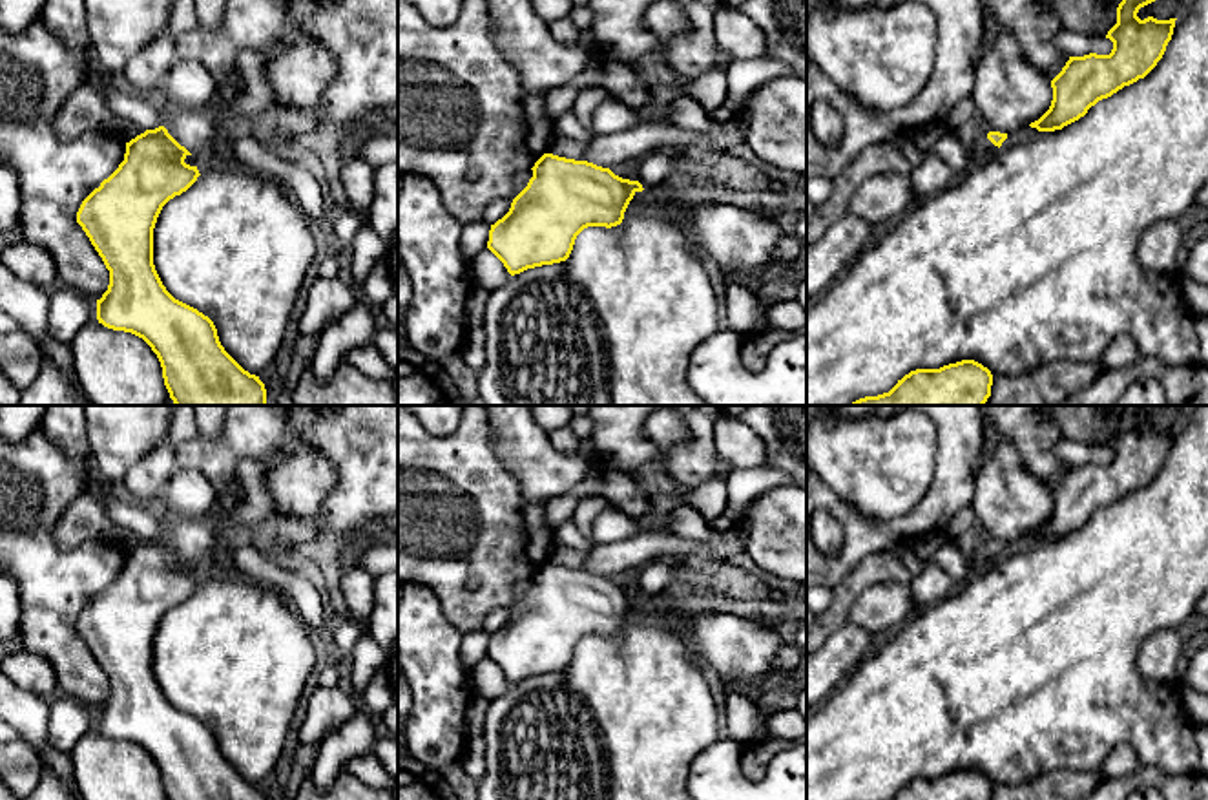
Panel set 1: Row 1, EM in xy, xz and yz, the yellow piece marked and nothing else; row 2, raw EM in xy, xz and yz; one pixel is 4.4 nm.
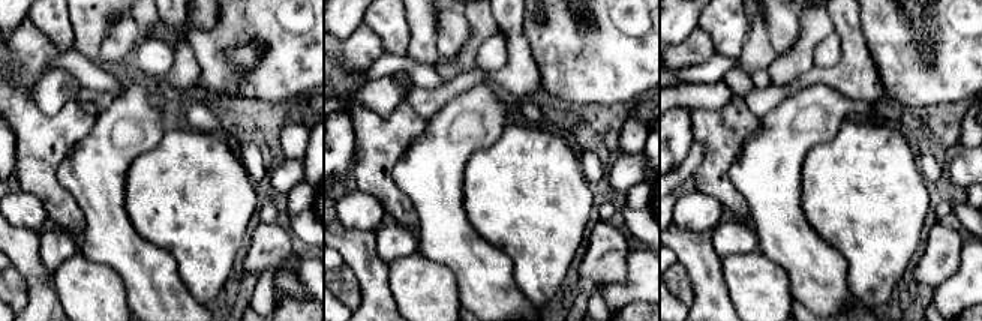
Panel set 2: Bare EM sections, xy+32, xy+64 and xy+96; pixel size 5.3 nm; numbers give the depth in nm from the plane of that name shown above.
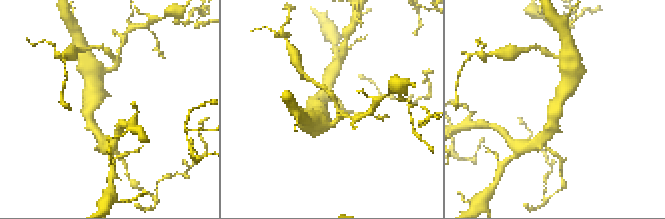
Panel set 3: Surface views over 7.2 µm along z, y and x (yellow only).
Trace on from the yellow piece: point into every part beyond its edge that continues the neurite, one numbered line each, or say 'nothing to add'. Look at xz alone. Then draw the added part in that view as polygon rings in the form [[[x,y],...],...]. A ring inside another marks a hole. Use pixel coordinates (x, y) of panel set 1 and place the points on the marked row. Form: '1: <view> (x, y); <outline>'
1: xz (657, 170); [[[659,152],[637,168],[637,181],[644,190],[668,188],[675,181],[675,166],[673,152]]]

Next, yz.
1: yz (982, 147); [[[987,135],[980,137],[974,144],[973,144],[973,150],[969,152],[971,153],[971,159],[973,161],[980,161],[984,159],[985,155],[991,155],[998,146],[995,146]]]

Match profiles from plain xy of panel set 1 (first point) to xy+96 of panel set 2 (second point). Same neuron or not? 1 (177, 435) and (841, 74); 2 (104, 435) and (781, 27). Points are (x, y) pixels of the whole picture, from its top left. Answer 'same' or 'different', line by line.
1: different
2: different

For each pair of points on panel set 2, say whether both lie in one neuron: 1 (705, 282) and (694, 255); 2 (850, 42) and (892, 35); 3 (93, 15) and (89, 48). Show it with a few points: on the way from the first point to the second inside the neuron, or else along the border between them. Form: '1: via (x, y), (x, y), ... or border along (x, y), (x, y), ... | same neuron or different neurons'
1: via (705, 276), (705, 267), (700, 261) | same neuron
2: border along (859, 15), (867, 50), (879, 72) | different neurons
3: via (90, 23), (89, 41) | same neuron

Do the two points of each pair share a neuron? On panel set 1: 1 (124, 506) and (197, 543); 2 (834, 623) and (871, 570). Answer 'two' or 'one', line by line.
1: one
2: one

